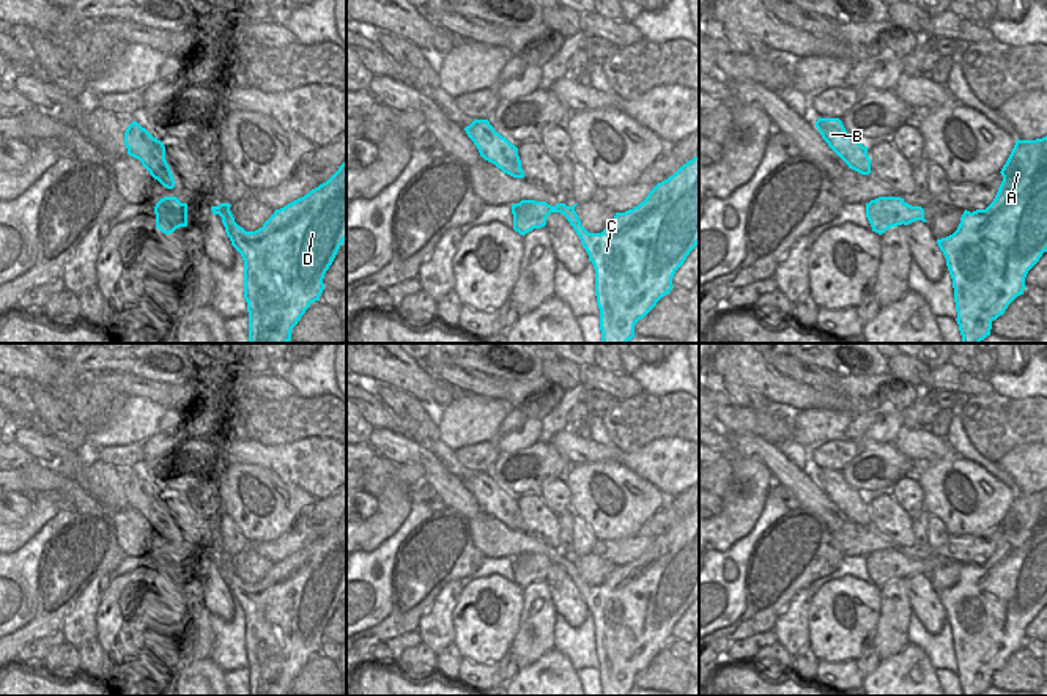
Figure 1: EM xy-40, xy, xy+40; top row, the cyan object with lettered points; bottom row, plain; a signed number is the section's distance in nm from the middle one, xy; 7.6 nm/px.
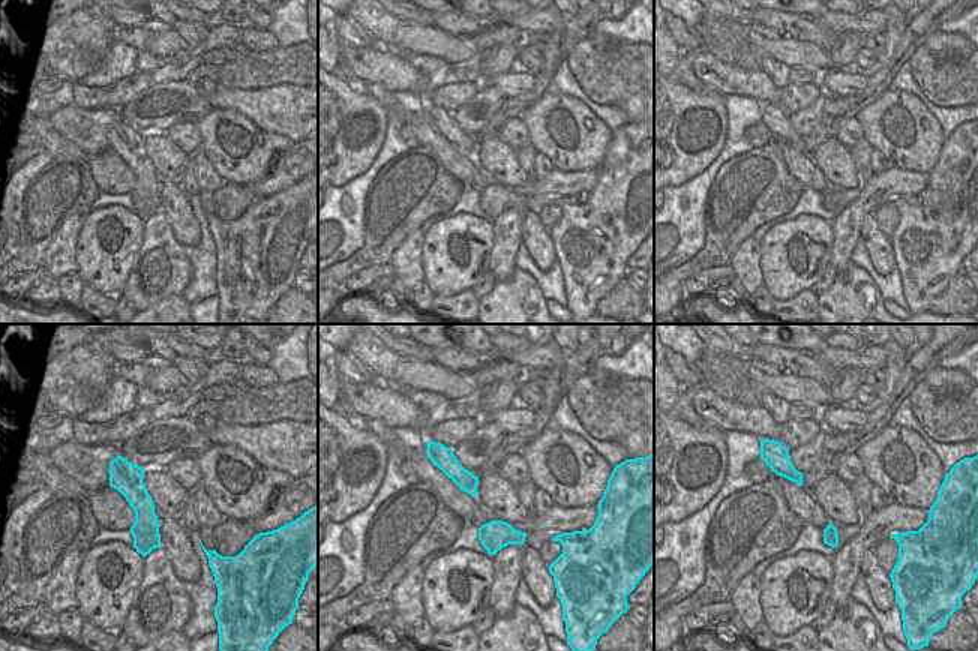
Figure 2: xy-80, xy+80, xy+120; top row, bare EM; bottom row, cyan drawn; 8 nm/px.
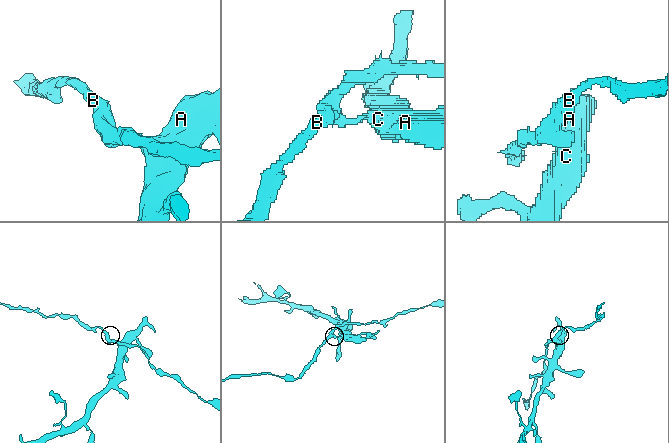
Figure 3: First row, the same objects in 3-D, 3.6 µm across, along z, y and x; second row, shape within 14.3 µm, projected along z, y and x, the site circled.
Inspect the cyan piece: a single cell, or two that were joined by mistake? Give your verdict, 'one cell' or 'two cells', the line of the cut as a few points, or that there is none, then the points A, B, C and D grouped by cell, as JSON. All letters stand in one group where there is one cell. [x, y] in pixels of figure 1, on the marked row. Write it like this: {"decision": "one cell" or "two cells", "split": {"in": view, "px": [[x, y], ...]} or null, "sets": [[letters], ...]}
{"decision": "two cells", "split": {"in": "xy+40", "px": [[871, 200], [882, 216], [896, 213], [904, 222]]}, "sets": [["A", "C", "D"], ["B"]]}

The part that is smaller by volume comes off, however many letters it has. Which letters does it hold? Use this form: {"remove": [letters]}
{"remove": ["B"]}

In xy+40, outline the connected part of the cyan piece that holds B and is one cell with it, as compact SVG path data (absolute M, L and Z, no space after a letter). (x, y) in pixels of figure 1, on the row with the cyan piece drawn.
M820 118L816 121L816 128L828 146L849 165L849 168L861 173L871 173L871 159L868 156L868 146L849 134L839 118Z

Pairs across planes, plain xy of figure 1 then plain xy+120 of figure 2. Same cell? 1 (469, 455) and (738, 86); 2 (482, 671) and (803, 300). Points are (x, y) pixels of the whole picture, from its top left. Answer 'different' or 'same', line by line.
1: different
2: same

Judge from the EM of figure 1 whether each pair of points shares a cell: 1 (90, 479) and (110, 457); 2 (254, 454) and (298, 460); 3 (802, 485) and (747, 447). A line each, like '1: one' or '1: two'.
1: two
2: one
3: one

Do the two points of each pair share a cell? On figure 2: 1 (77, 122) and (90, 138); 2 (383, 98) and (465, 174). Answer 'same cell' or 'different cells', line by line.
1: same cell
2: same cell

